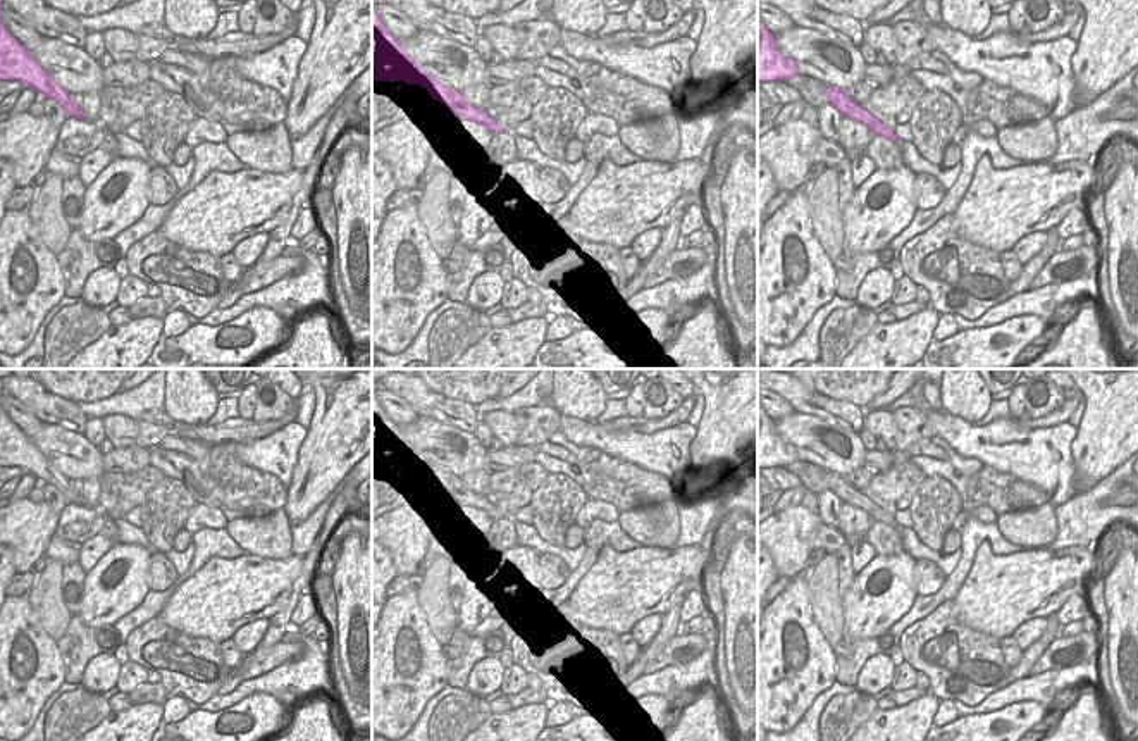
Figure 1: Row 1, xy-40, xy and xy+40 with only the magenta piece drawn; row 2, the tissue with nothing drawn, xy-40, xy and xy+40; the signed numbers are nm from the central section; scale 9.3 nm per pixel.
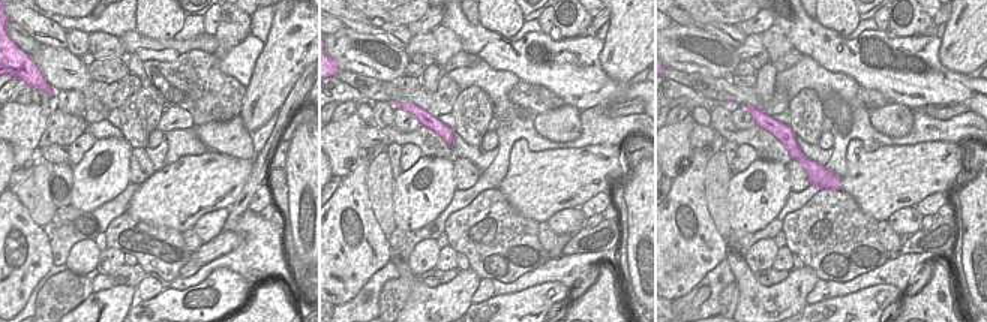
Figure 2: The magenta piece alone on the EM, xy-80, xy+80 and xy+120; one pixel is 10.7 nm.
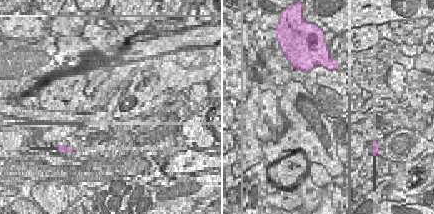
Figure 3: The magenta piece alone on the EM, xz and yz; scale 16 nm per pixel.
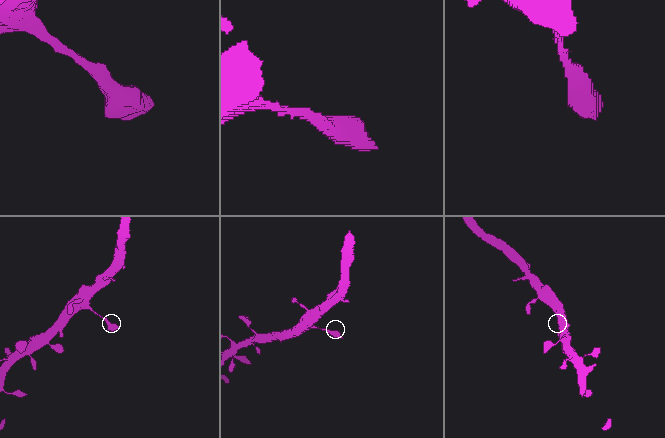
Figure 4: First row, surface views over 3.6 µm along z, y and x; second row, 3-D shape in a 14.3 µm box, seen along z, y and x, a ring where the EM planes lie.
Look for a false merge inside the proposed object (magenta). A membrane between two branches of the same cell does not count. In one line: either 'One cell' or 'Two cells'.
One cell.

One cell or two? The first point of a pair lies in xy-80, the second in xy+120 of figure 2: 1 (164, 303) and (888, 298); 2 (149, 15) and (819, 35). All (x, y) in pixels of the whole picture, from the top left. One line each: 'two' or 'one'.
1: one
2: two

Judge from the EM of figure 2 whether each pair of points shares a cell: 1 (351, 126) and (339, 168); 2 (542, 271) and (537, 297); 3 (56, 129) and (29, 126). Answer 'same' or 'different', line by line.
1: same
2: different
3: different

